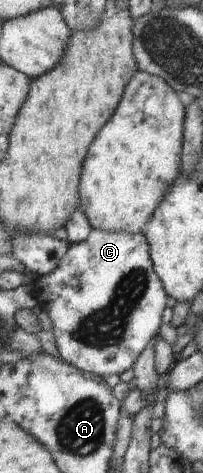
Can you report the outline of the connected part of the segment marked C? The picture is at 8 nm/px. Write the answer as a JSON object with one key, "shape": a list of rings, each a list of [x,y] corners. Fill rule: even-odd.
{"shape":[[[91,229],[87,240],[70,244],[61,262],[48,275],[38,276],[31,284],[38,306],[52,320],[55,340],[61,358],[68,365],[87,375],[105,377],[123,374],[134,365],[163,324],[161,313],[165,310],[165,292],[161,279],[155,274],[146,236],[125,231],[107,232]]]}

